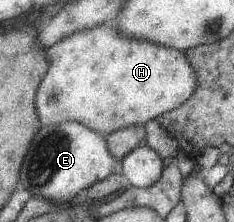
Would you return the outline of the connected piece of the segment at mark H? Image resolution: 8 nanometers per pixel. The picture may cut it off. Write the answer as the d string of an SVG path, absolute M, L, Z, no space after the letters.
M101 24L63 37L59 43L48 47L46 54L49 67L39 83L35 97L38 121L43 119L43 125L76 121L91 131L97 131L101 137L123 127L144 125L159 114L179 107L179 104L191 97L196 85L195 71L187 63L182 50L167 49L163 45L123 37L115 29Z

